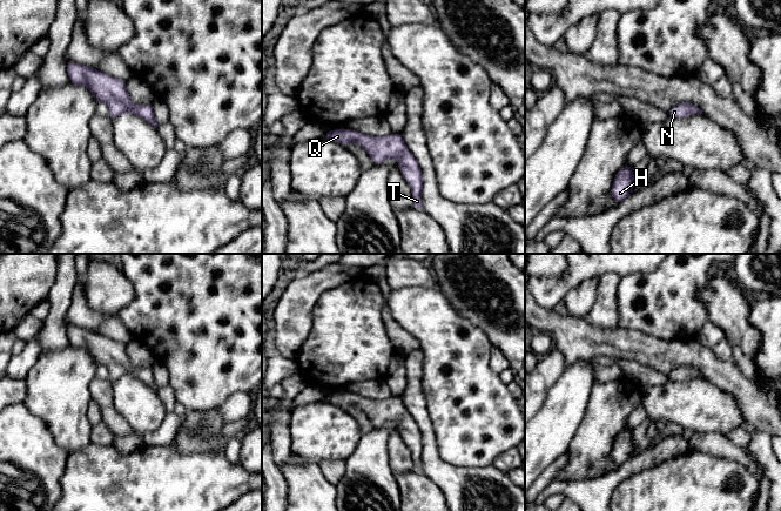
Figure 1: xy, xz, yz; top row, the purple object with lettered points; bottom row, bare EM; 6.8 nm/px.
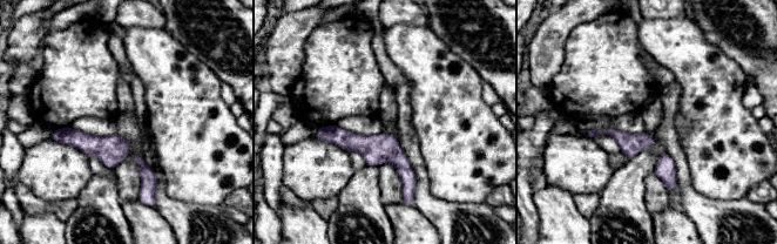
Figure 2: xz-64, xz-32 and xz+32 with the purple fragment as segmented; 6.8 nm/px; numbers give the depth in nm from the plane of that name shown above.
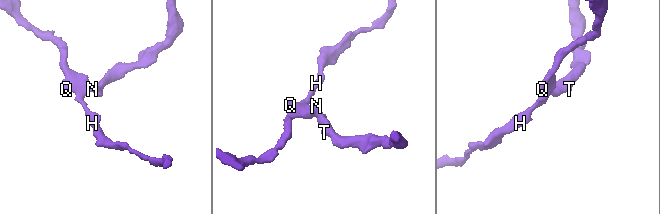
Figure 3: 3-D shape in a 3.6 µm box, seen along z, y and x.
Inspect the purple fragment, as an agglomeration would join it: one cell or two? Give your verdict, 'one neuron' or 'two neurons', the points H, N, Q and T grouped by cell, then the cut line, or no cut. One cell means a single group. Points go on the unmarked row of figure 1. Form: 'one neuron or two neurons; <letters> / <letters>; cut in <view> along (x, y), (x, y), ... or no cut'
one neuron; H N Q T; no cut

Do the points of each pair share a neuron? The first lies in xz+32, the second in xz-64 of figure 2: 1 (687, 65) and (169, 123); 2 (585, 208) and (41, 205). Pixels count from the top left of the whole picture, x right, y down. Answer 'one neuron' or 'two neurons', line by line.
1: one neuron
2: one neuron

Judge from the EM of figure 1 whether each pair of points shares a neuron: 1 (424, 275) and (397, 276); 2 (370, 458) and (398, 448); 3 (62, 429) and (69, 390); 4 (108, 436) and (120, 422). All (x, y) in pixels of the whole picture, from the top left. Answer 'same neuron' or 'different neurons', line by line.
1: same neuron
2: different neurons
3: same neuron
4: different neurons

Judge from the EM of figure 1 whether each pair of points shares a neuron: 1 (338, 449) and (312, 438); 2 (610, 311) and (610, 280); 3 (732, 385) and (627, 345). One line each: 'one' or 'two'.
1: one
2: one
3: one

